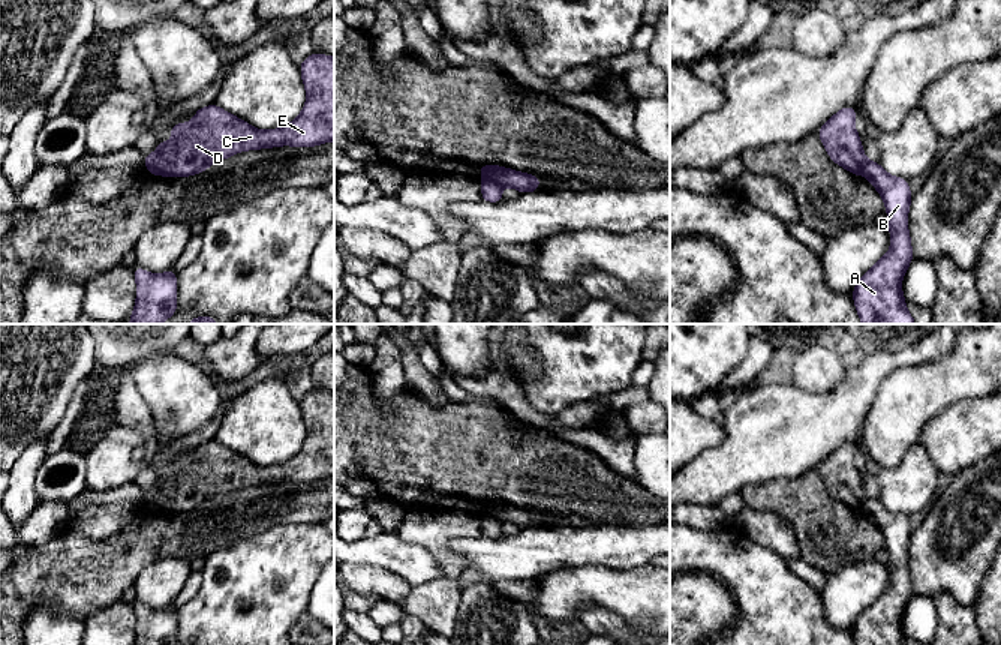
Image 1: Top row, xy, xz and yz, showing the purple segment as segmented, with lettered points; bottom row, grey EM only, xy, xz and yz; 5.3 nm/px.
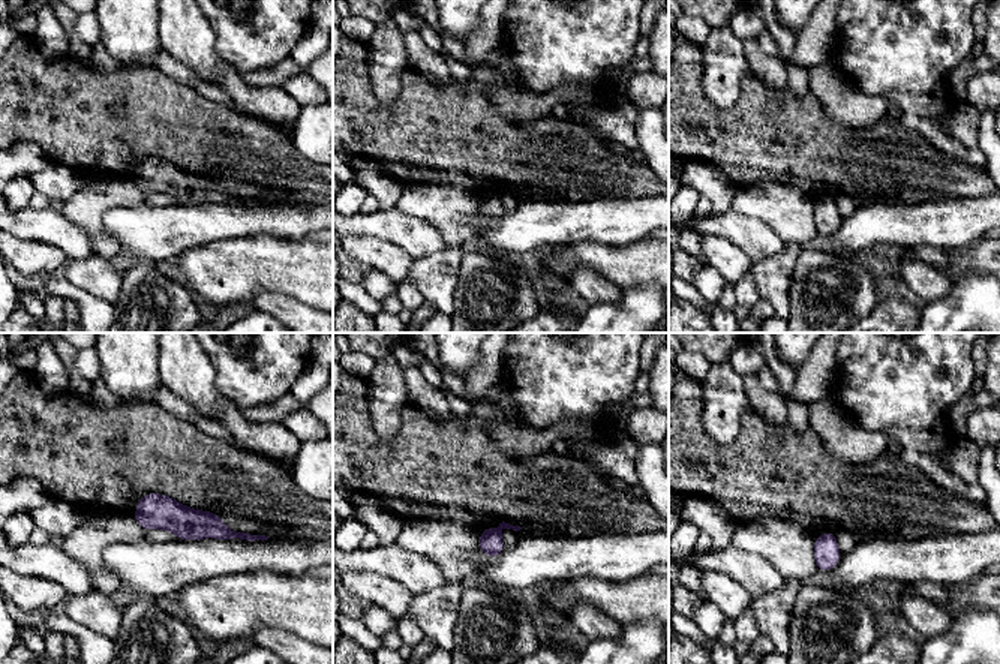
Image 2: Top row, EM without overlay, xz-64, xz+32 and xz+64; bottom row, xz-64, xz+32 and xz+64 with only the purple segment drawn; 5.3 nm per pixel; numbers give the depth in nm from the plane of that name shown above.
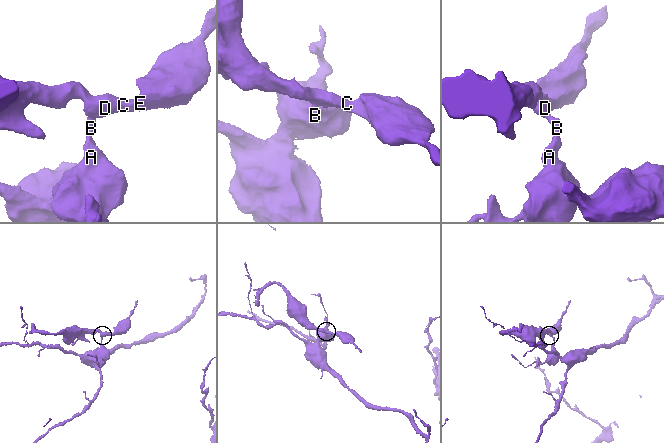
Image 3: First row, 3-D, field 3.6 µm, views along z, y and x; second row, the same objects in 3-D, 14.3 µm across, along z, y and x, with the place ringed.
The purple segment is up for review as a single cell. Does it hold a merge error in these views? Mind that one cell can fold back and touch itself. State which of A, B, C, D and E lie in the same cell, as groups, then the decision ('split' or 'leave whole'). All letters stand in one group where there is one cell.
A B / C D E; split

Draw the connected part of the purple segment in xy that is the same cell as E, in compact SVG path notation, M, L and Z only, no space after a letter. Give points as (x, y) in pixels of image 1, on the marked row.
M313 52L300 64L300 72L307 99L300 116L286 126L259 130L213 104L195 111L190 123L169 126L174 141L159 140L157 150L153 154L144 154L147 170L154 168L156 176L163 177L196 176L213 164L244 150L279 146L315 147L334 141L334 57Z

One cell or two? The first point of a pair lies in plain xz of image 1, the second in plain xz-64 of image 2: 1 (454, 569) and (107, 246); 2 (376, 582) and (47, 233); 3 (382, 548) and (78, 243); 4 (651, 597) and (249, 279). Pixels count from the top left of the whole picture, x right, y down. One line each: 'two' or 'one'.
1: one
2: two
3: one
4: one

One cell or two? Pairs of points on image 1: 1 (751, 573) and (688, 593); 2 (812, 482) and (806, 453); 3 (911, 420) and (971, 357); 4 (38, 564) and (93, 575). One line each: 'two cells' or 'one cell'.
1: two cells
2: two cells
3: one cell
4: one cell

